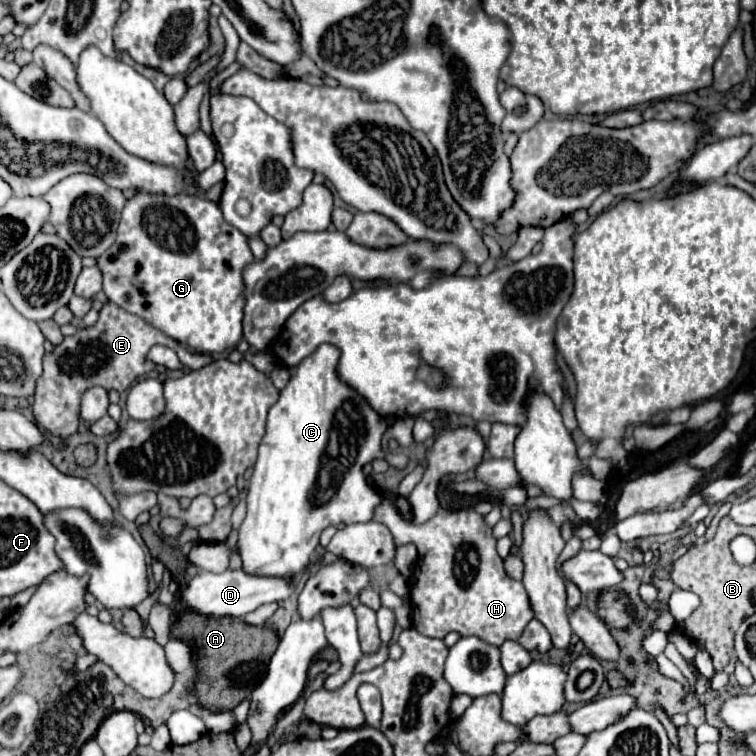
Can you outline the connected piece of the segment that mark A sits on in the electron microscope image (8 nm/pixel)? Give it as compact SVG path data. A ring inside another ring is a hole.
M189 610L177 614L177 620L171 624L171 636L179 640L189 640L193 644L197 668L193 694L197 702L211 712L233 710L239 702L243 702L251 694L249 688L235 688L227 680L231 668L235 668L245 660L257 660L263 656L269 658L277 648L277 634L269 628L249 626L235 618L201 618L201 614L193 614Z

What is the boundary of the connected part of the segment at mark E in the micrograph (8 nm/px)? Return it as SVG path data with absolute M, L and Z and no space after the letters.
M113 302L103 304L95 326L79 328L73 336L65 336L63 342L57 344L51 352L45 352L43 374L35 384L33 414L37 424L59 438L69 438L71 434L75 434L75 422L79 420L79 402L83 392L93 386L101 386L107 392L127 390L139 376L145 374L145 356L155 344L163 344L175 350L179 362L191 370L197 370L211 362L209 356L193 354L183 344L165 336L159 328L151 326L141 316L129 314Z

